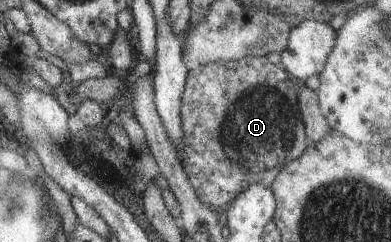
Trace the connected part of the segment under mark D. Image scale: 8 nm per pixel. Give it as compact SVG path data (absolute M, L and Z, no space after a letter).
M246 56L227 62L208 62L208 64L196 65L193 70L188 70L180 98L179 116L183 138L182 152L180 152L180 156L177 156L177 158L182 160L181 166L183 172L186 174L196 197L200 202L208 204L214 209L227 206L230 201L246 188L246 186L256 184L270 187L274 178L276 178L276 174L278 174L288 162L292 162L292 159L298 158L308 144L298 107L297 88L292 84L292 80L288 78L288 74L282 70L282 68L276 68L276 66L270 64L265 56Z

